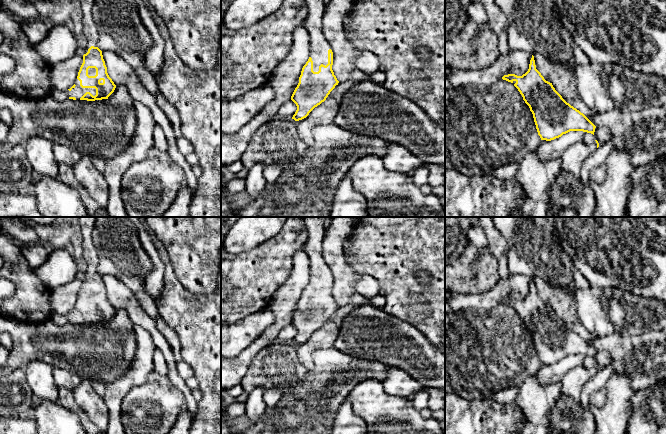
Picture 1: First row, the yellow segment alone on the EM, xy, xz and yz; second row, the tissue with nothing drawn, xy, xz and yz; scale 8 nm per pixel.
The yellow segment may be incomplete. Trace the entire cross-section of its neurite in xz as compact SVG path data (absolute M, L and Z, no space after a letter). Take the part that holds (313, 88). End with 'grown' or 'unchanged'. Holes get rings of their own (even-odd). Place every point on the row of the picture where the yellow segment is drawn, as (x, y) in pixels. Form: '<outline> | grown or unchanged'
M325 0L305 1L307 17L302 27L309 35L310 57L302 68L299 83L291 96L297 106L292 117L295 121L306 118L339 83L332 70L333 52L323 35Z | grown

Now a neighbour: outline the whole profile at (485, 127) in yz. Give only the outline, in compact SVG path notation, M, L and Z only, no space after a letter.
M501 79L489 87L445 90L445 156L461 174L484 176L500 166L519 163L541 141L533 114L513 83Z

